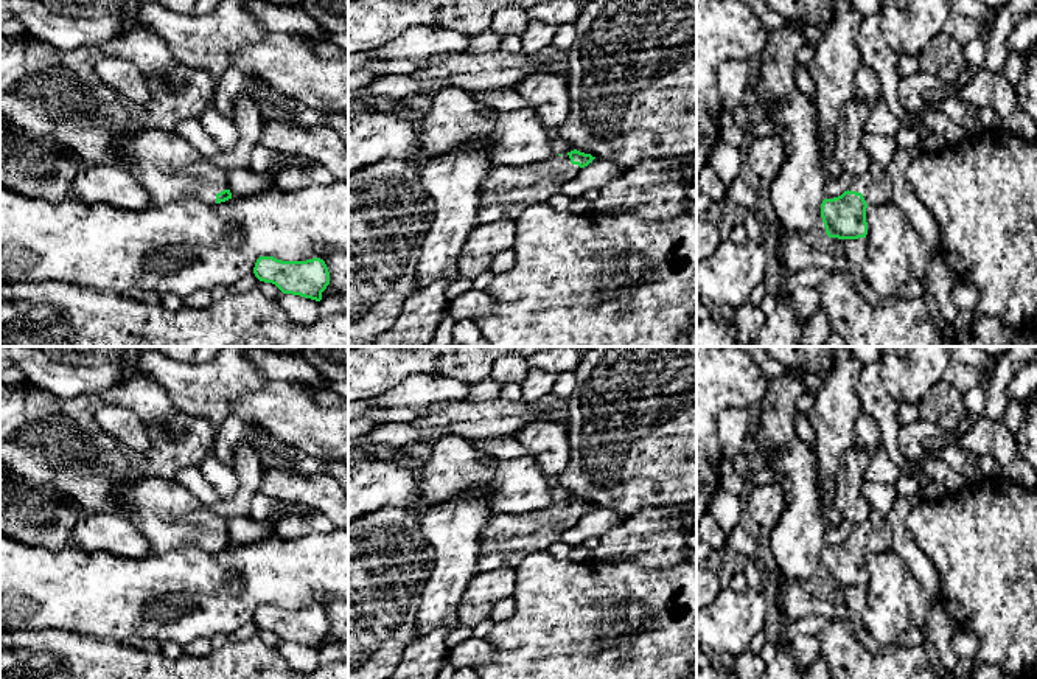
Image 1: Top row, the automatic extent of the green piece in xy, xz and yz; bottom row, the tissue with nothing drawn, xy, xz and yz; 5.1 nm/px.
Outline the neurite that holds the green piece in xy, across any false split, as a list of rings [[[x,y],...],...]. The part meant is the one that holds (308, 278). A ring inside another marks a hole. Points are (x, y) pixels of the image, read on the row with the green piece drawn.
[[[260,256],[253,273],[260,281],[275,284],[283,294],[300,295],[316,301],[330,284],[330,272],[323,259],[281,261]]]

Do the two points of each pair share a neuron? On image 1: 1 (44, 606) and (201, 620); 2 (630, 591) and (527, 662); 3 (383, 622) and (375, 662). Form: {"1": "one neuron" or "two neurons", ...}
{"1": "one neuron", "2": "one neuron", "3": "one neuron"}

